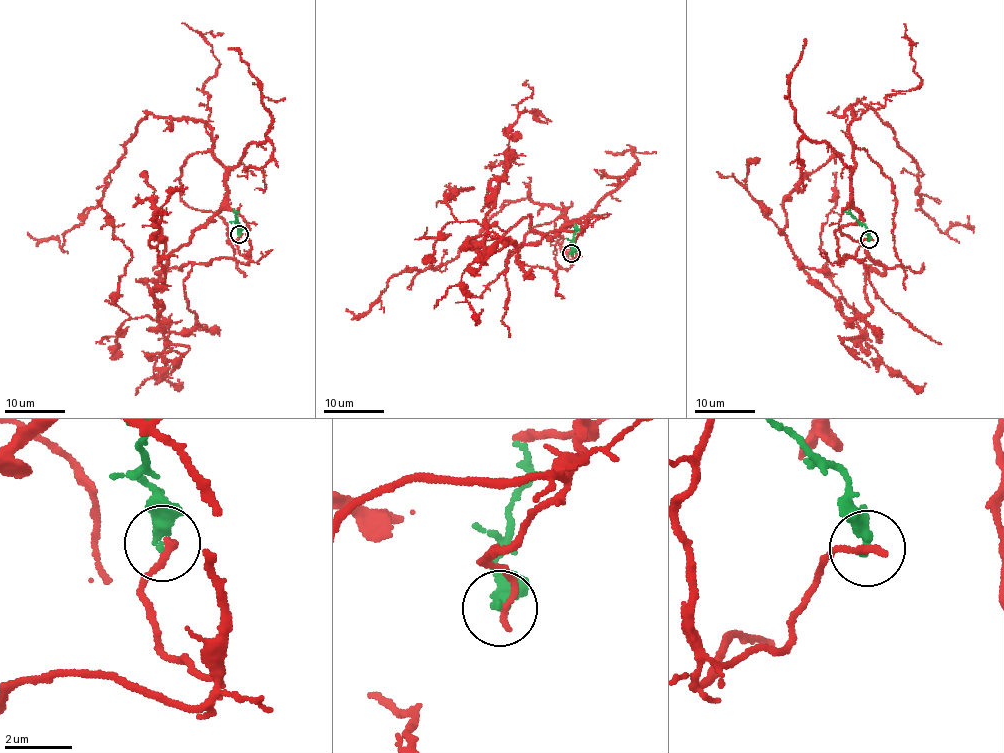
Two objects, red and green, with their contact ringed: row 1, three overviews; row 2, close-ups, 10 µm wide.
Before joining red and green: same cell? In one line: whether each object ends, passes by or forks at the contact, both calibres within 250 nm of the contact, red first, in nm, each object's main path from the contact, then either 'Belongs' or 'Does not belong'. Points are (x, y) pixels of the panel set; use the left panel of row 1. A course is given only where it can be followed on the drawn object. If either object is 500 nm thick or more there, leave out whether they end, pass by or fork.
At the ring red ends. At the ring green ends. Thickness 220 nm (red) against 360 nm. Course of red: (239, 234), (247, 258), (249, 228), (221, 209), (145, 282), (162, 330), (165, 241), (142, 173). Course of green: (239, 234), (233, 212). Does not belong

